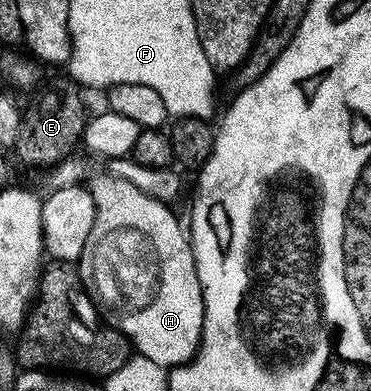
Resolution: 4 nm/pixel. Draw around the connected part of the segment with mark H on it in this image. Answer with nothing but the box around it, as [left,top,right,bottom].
[88,175,206,367]

